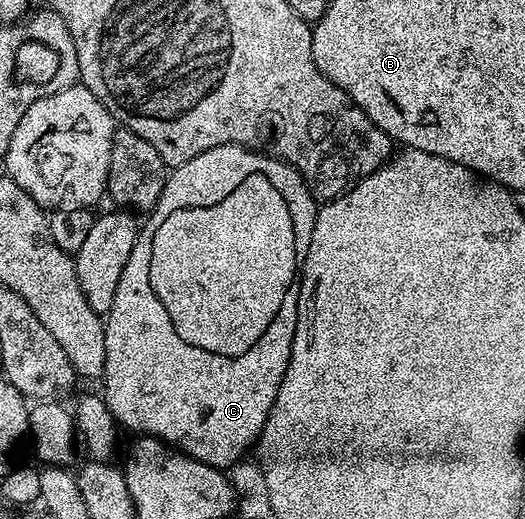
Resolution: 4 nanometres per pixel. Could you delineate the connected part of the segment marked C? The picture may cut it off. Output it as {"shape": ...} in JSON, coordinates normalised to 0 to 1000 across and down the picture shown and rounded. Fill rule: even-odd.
{"shape":[[[432,276],[430,279],[415,279],[419,291],[392,287],[385,295],[377,295],[377,303],[370,303],[370,310],[354,310],[349,318],[333,324],[322,335],[320,347],[312,351],[312,362],[305,374],[305,385],[290,401],[280,416],[282,432],[265,439],[259,470],[248,487],[248,503],[240,503],[240,518],[232,518],[232,536],[225,541],[225,565],[217,565],[217,588],[208,595],[198,640],[202,642],[202,703],[198,705],[198,721],[194,724],[194,740],[198,738],[198,753],[194,751],[194,767],[204,780],[210,796],[221,807],[223,817],[230,825],[246,823],[257,836],[267,842],[286,846],[305,846],[310,854],[318,854],[358,877],[366,884],[385,888],[402,900],[417,900],[421,904],[436,904],[472,867],[482,867],[484,855],[495,844],[495,829],[507,819],[507,803],[514,796],[514,788],[522,780],[522,765],[530,765],[530,742],[537,742],[537,726],[549,709],[552,696],[552,680],[556,678],[556,651],[564,640],[564,624],[549,622],[549,599],[556,599],[556,592],[547,592],[543,584],[537,595],[528,595],[526,607],[510,607],[514,611],[514,626],[507,626],[507,636],[499,649],[484,651],[474,647],[467,671],[453,680],[453,688],[430,688],[429,684],[410,684],[408,680],[392,680],[392,672],[377,672],[377,665],[368,665],[356,651],[343,645],[343,634],[331,618],[324,618],[324,601],[316,597],[316,588],[309,588],[309,580],[301,572],[301,565],[293,565],[293,549],[286,536],[286,501],[290,501],[291,486],[297,474],[297,451],[307,445],[309,432],[314,430],[316,418],[324,418],[339,403],[362,403],[362,362],[373,360],[373,353],[453,353],[461,356],[476,337],[488,337],[488,329],[495,329],[495,322],[457,322],[457,287],[450,276]]]}

